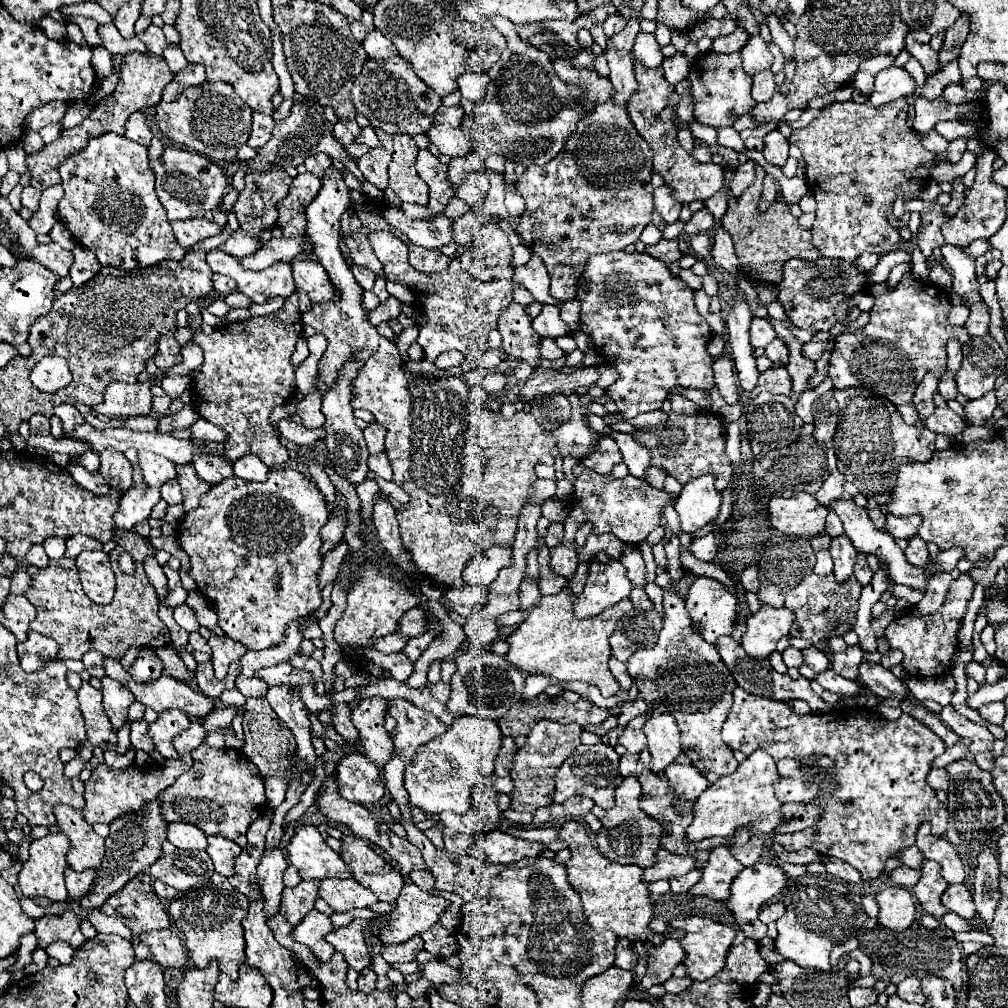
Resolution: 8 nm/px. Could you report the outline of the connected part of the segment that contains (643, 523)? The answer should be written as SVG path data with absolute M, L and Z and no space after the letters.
M577 464L573 468L577 480L575 480L575 492L569 500L569 516L565 520L565 536L561 542L561 548L551 548L551 568L555 574L571 580L575 576L578 566L578 556L575 551L575 532L581 528L581 522L593 524L593 534L605 534L613 532L621 542L637 546L647 538L647 534L659 526L659 514L663 512L663 506L671 500L669 494L663 490L655 490L645 480L635 476L625 476L623 480L615 480L609 474L597 474L585 468L583 464Z

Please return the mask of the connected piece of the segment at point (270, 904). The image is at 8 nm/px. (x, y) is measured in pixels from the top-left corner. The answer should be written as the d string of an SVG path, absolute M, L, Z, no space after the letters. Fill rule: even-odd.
M281 846L269 848L263 854L263 860L257 868L259 884L265 898L265 916L273 916L281 904L281 892L285 888L283 884L283 872L287 868L287 860Z

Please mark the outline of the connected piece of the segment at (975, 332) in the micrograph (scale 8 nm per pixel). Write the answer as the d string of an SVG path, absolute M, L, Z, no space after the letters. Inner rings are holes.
M981 300L977 304L971 306L973 314L969 314L967 322L965 322L965 330L969 336L985 336L987 328L989 328L989 310L987 304Z

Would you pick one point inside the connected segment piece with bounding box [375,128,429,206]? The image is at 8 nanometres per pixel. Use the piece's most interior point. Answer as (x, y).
(403, 180)

